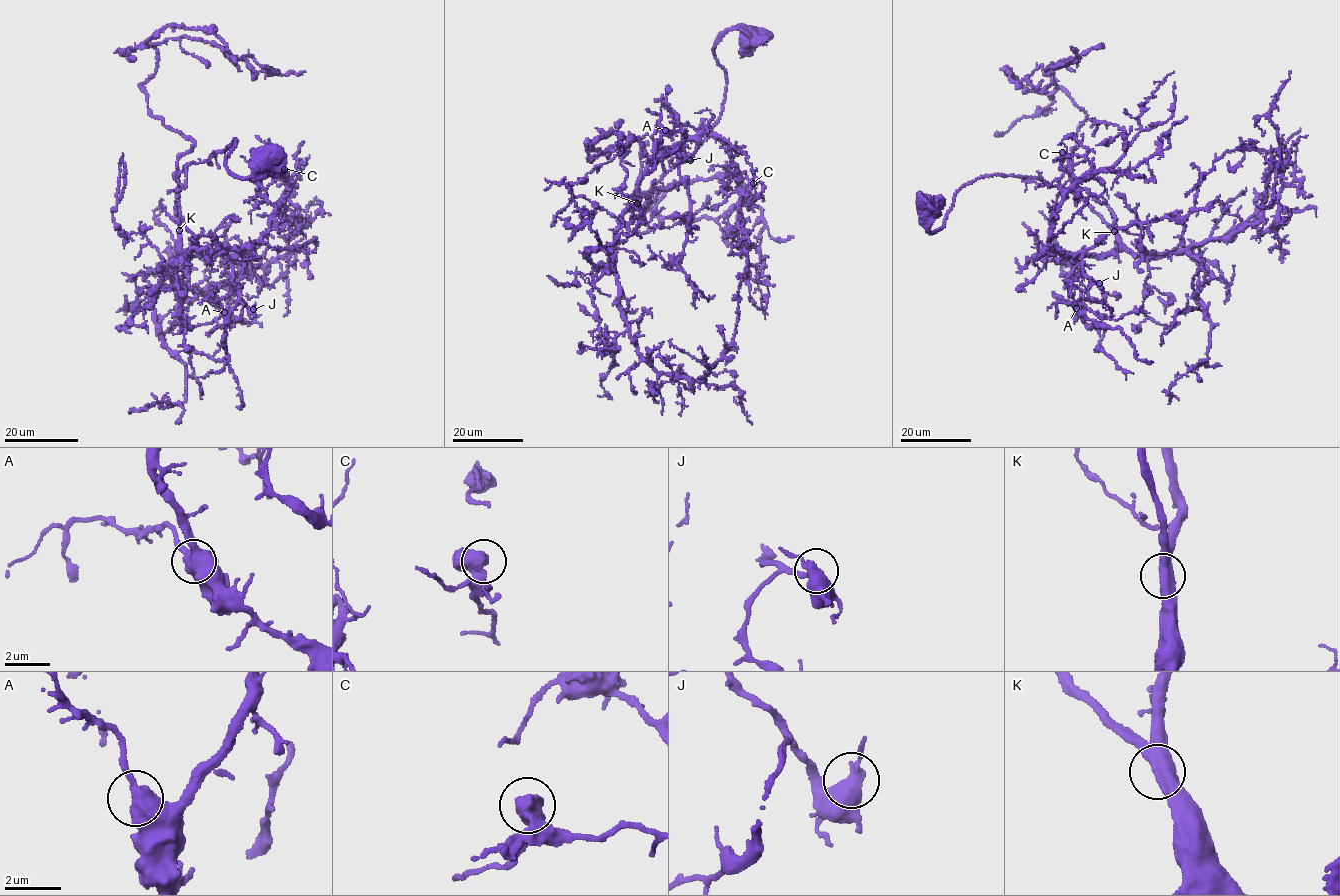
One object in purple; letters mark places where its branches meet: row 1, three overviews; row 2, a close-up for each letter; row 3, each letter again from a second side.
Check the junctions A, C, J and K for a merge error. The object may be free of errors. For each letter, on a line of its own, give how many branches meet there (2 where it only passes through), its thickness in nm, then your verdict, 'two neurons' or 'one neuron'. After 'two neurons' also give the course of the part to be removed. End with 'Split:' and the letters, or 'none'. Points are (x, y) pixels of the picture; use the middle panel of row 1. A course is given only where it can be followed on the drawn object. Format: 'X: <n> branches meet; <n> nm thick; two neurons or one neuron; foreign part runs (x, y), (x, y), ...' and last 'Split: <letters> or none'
A: 2 branches meet; 550 nm thick; one neuron
C: 2 branches meet; 550 nm thick; one neuron
J: 2 branches meet; 550 nm thick; one neuron
K: 2 branches meet; 550 nm thick; one neuron
Split: none

